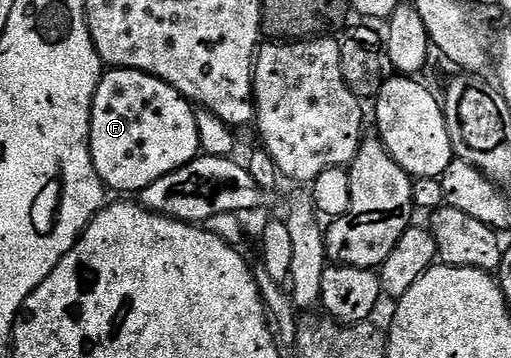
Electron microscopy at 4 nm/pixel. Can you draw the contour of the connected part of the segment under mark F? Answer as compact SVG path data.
M116 68L103 72L92 103L90 154L107 190L114 192L115 189L118 195L141 194L142 189L156 183L156 179L184 167L199 156L195 112L195 106L181 93L176 92L168 82L150 73L142 73L138 69Z

